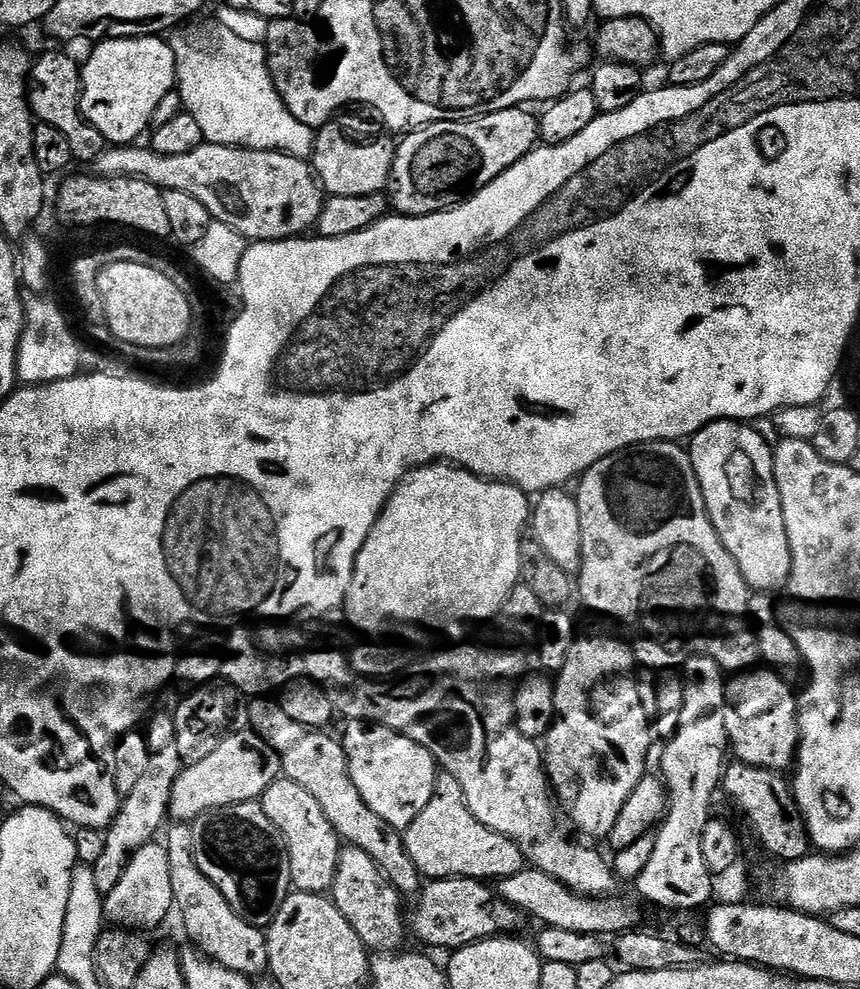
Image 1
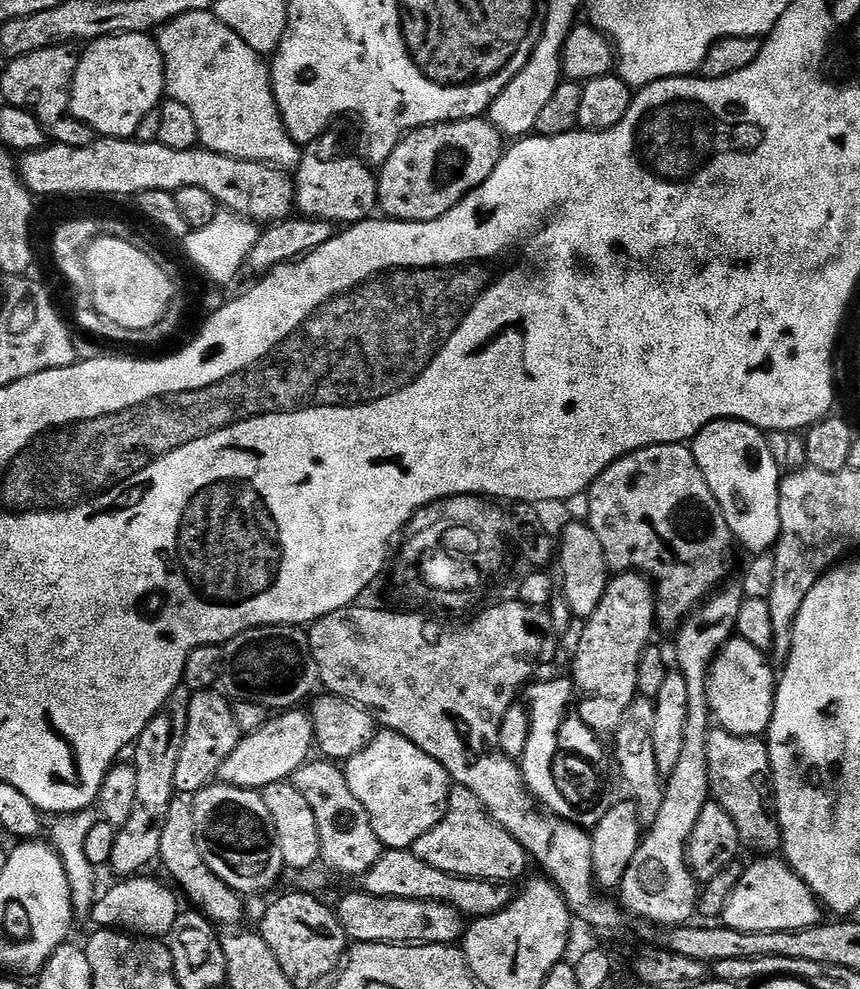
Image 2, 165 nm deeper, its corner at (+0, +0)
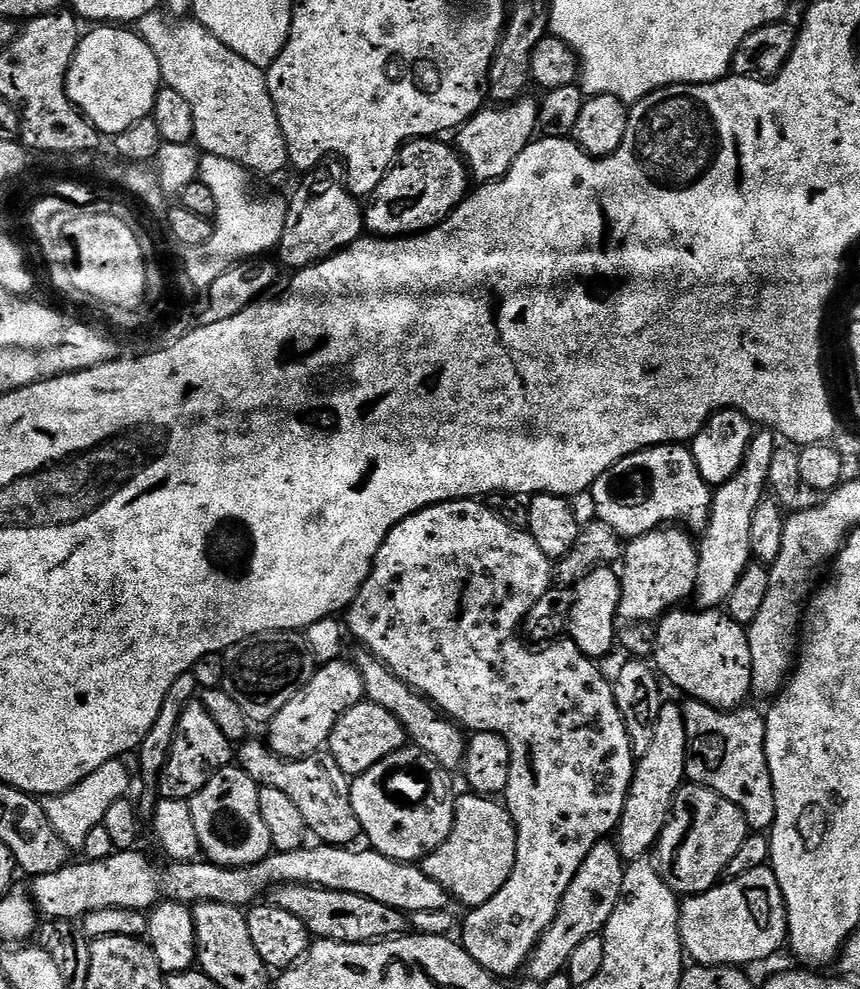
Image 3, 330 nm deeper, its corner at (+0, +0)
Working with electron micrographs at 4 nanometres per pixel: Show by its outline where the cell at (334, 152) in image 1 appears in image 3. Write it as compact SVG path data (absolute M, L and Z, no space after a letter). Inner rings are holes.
M343 183L320 184L316 189L304 184L288 200L286 230L282 230L278 249L279 263L291 270L308 268L320 260L329 260L335 252L349 248L365 232L361 201Z

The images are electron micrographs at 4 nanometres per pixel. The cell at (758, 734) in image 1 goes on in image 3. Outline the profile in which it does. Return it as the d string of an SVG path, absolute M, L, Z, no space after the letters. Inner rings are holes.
M669 610L660 617L656 624L656 651L654 653L654 667L665 681L668 680L680 692L685 692L685 697L693 700L701 700L712 708L721 710L735 710L745 703L744 699L752 696L752 663L750 662L750 642L748 641L748 629L737 620L729 616L724 610L695 610L696 612L680 612L684 610Z

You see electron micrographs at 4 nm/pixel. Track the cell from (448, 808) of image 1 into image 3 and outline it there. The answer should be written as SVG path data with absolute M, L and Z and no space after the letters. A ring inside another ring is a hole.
M471 790L465 793L465 796L457 795L450 838L419 861L418 867L430 874L455 903L457 900L471 910L490 902L490 898L506 886L516 865L516 827L499 799L480 796Z

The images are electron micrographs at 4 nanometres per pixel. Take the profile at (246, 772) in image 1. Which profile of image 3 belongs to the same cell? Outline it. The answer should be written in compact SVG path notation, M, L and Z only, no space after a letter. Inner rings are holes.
M331 660L329 664L317 667L310 682L306 682L306 686L302 686L302 690L298 690L282 710L278 710L266 728L266 743L273 752L288 760L313 756L327 745L340 715L365 699L364 680L355 663L348 661L347 664L346 660Z

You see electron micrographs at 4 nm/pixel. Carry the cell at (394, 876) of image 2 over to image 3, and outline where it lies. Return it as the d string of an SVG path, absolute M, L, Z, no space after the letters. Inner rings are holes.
M323 842L315 845L317 848L305 846L289 852L273 851L262 862L251 864L245 868L223 868L217 864L209 864L207 859L197 858L187 862L168 862L165 868L151 864L140 850L130 852L113 852L110 858L101 860L84 860L75 864L69 862L64 867L54 870L50 874L42 874L31 881L31 895L41 917L48 920L79 921L98 910L111 908L125 908L135 912L147 913L161 902L175 902L195 906L206 902L222 902L226 906L244 910L255 905L261 899L264 891L275 889L281 884L309 884L315 888L338 890L346 894L362 894L362 898L374 898L374 902L382 902L382 906L390 906L394 910L411 914L418 911L442 911L450 904L450 897L430 874L423 872L415 863L403 864L400 860L391 860L375 850L359 852L356 846L337 846Z

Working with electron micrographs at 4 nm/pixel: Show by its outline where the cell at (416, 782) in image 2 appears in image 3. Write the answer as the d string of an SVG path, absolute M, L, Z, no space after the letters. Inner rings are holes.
M405 746L394 754L382 758L370 770L351 781L352 805L354 814L358 814L361 833L366 837L373 849L391 860L400 860L403 864L419 862L430 855L446 838L450 838L450 830L454 826L454 806L457 793L452 792L452 780L449 769L443 768L434 758L430 758L422 749Z

